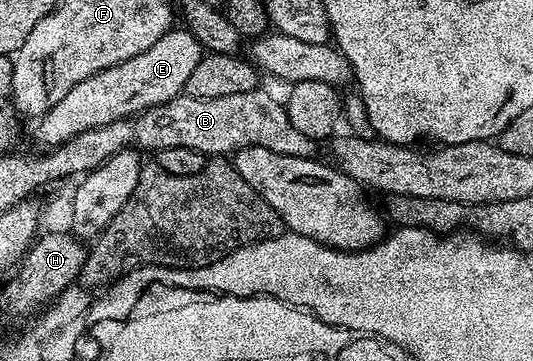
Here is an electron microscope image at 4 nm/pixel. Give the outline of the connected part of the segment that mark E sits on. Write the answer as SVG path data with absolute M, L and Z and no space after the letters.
M175 26L169 32L165 32L160 38L160 42L152 42L144 54L136 54L136 58L128 58L128 62L120 62L108 70L100 70L92 74L92 78L84 78L56 106L52 106L46 112L46 115L37 121L38 140L47 149L57 148L58 145L76 138L78 134L84 134L93 128L108 126L117 120L129 120L140 112L146 112L149 108L161 108L172 98L183 95L186 90L188 77L192 70L196 70L196 62L200 62L204 55L204 49L199 40L193 36L189 28L185 26Z

